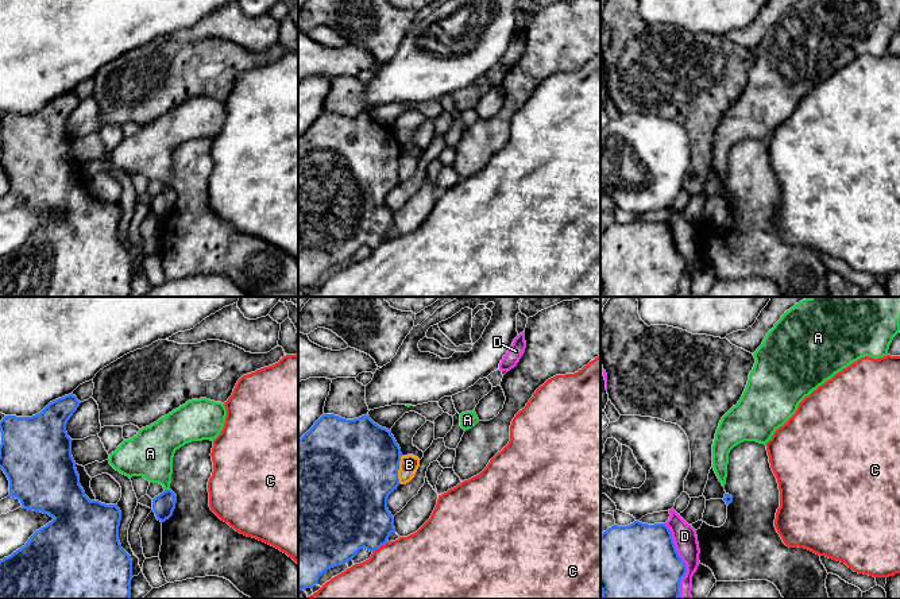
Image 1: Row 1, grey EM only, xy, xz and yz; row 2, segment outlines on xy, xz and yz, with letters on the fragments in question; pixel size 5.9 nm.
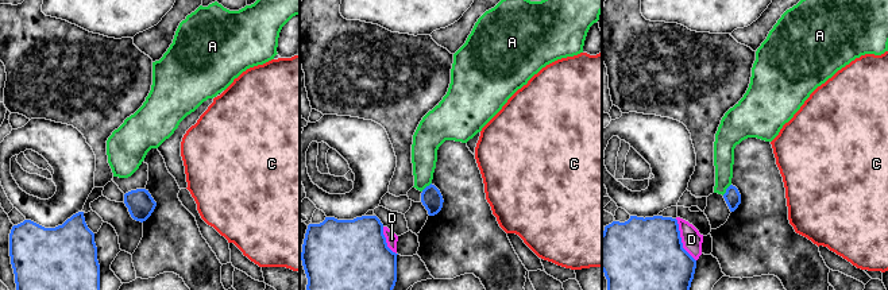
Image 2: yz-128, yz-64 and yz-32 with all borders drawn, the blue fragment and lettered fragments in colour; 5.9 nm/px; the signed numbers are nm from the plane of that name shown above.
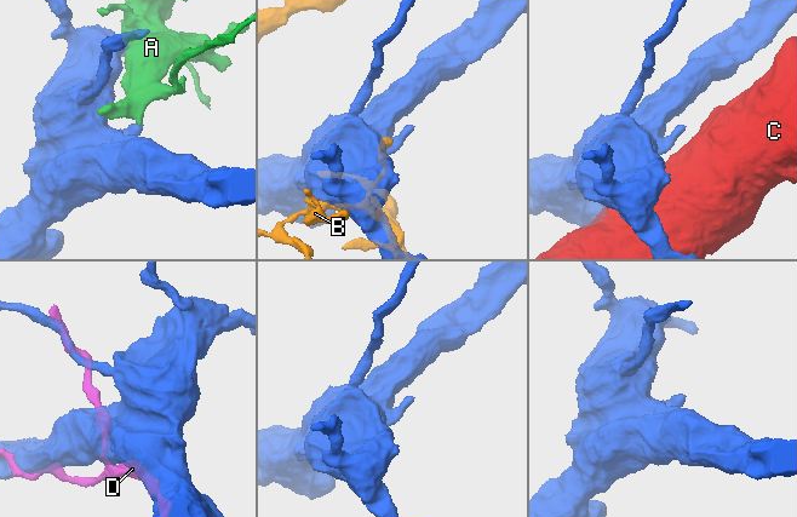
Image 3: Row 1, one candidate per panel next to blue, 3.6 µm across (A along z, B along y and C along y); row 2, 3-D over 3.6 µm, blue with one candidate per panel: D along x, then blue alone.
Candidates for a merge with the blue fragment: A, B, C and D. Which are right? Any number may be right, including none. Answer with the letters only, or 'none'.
none

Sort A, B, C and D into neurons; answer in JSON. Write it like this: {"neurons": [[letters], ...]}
{"neurons": [["A"], ["B"], ["C"], ["D"]]}

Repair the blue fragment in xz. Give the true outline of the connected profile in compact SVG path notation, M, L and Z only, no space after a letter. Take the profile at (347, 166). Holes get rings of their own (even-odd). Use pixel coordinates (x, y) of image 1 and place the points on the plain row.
M322 112L298 136L298 289L313 286L324 270L352 258L360 247L374 250L389 240L395 225L387 196L401 182L401 154L391 128L375 121L368 112L355 117Z

